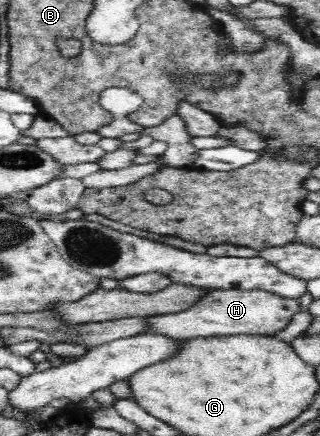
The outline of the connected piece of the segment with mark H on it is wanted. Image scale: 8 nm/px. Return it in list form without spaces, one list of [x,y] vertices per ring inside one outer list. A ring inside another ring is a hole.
[[[214,289],[190,306],[175,314],[146,317],[149,328],[146,334],[158,334],[174,339],[190,339],[196,336],[268,335],[284,331],[290,320],[301,312],[300,299],[291,299],[268,291],[248,289]]]

